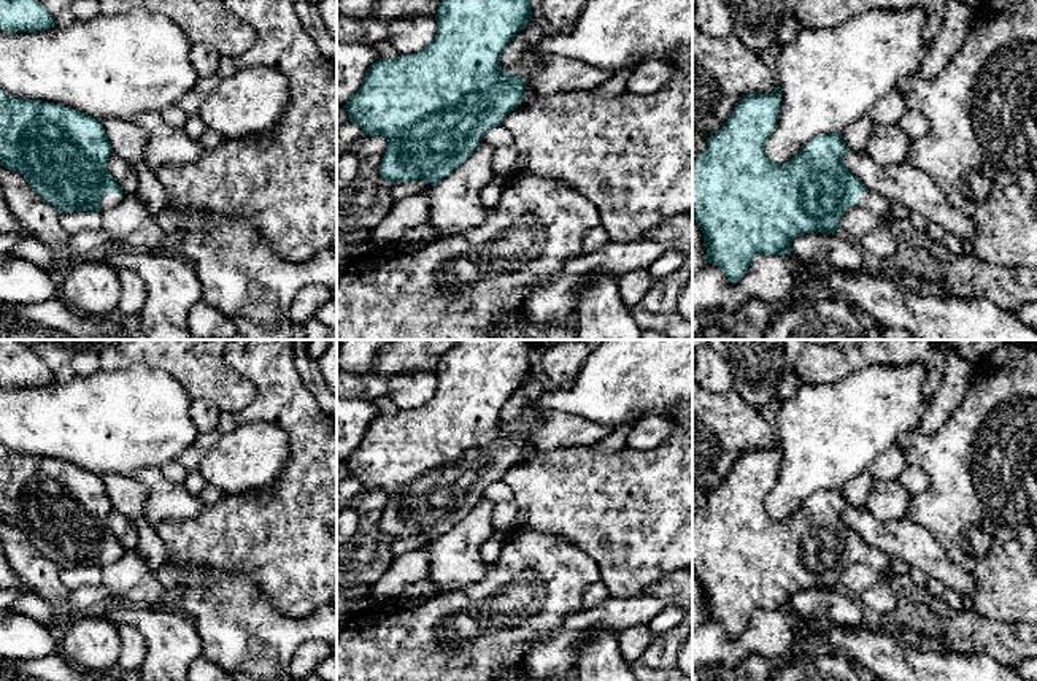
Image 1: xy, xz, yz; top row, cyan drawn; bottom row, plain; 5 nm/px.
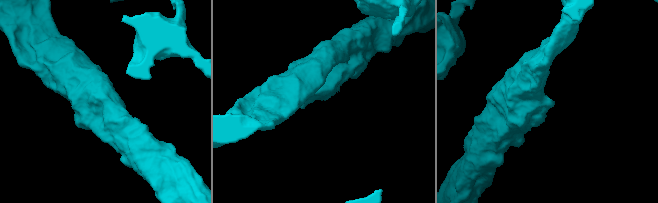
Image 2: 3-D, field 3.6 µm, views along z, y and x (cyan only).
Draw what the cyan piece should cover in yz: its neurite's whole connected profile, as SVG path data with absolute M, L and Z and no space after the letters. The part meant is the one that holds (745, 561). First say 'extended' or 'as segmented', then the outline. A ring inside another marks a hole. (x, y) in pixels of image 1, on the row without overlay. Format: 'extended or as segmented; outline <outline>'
as segmented; outline M777 443L770 449L750 449L743 452L734 464L726 481L721 486L718 486L715 491L707 494L705 505L692 517L692 571L704 589L704 602L707 603L707 618L718 621L731 638L738 638L746 629L753 614L759 610L772 610L772 611L791 610L791 597L796 592L813 589L813 587L834 589L840 581L840 575L843 568L851 560L859 559L859 549L862 546L869 546L858 532L854 532L850 525L845 524L843 511L851 508L851 505L842 495L838 487L815 492L808 500L805 500L805 503L796 513L792 513L784 521L777 521L767 513L764 502L767 494L775 486L778 467L780 467L780 454L781 449Z

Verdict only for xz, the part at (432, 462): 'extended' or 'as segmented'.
as segmented

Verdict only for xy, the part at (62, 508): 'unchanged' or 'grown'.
unchanged

